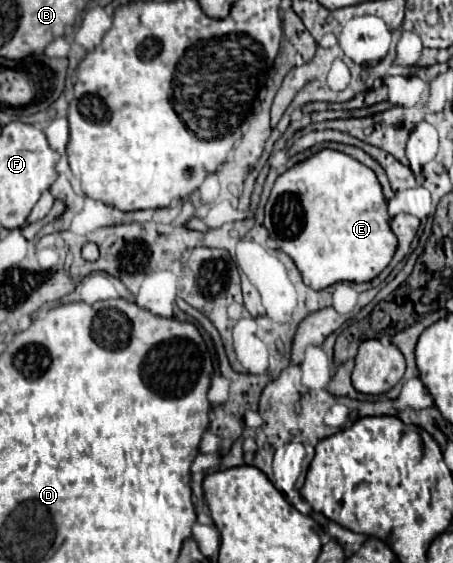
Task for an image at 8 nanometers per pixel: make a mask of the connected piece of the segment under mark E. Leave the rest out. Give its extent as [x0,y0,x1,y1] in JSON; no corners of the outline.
[265,149,397,291]

